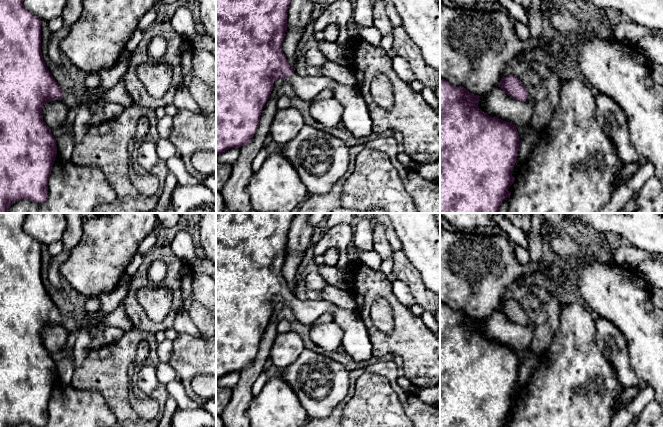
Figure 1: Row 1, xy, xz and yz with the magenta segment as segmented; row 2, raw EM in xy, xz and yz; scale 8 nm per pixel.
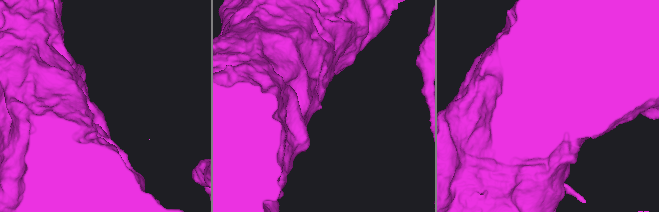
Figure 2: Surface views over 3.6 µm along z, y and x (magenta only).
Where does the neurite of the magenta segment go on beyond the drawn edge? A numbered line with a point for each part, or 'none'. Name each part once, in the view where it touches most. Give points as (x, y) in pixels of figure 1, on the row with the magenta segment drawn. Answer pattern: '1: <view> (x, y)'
1: xz (356, 119)

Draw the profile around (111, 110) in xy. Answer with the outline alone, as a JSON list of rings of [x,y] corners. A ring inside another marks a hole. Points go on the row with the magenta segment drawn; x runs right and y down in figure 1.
[[[109,102],[105,104],[102,113],[106,120],[110,120],[120,116],[123,113],[124,109],[125,107],[118,103]]]

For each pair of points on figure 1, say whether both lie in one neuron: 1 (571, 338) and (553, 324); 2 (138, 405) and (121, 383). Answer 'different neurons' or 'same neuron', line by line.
1: different neurons
2: different neurons

